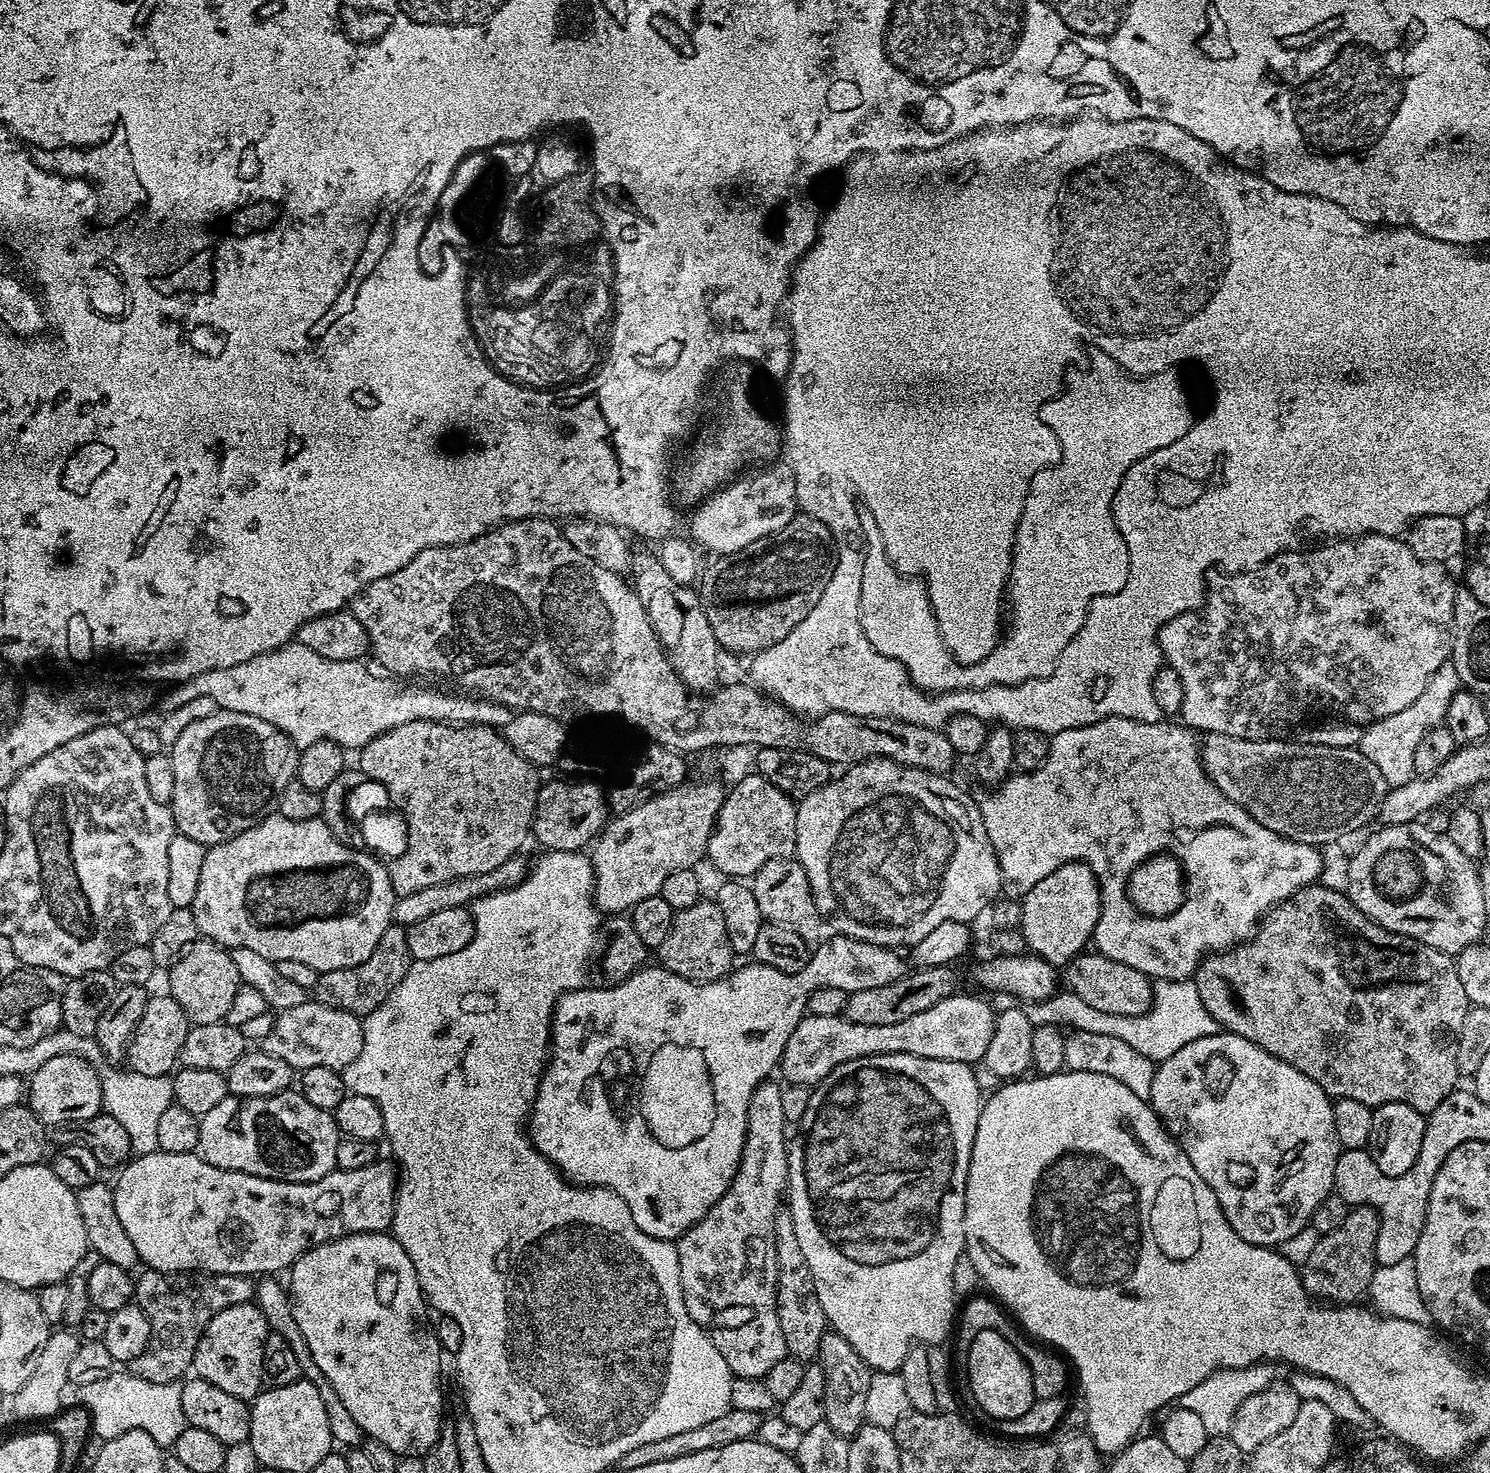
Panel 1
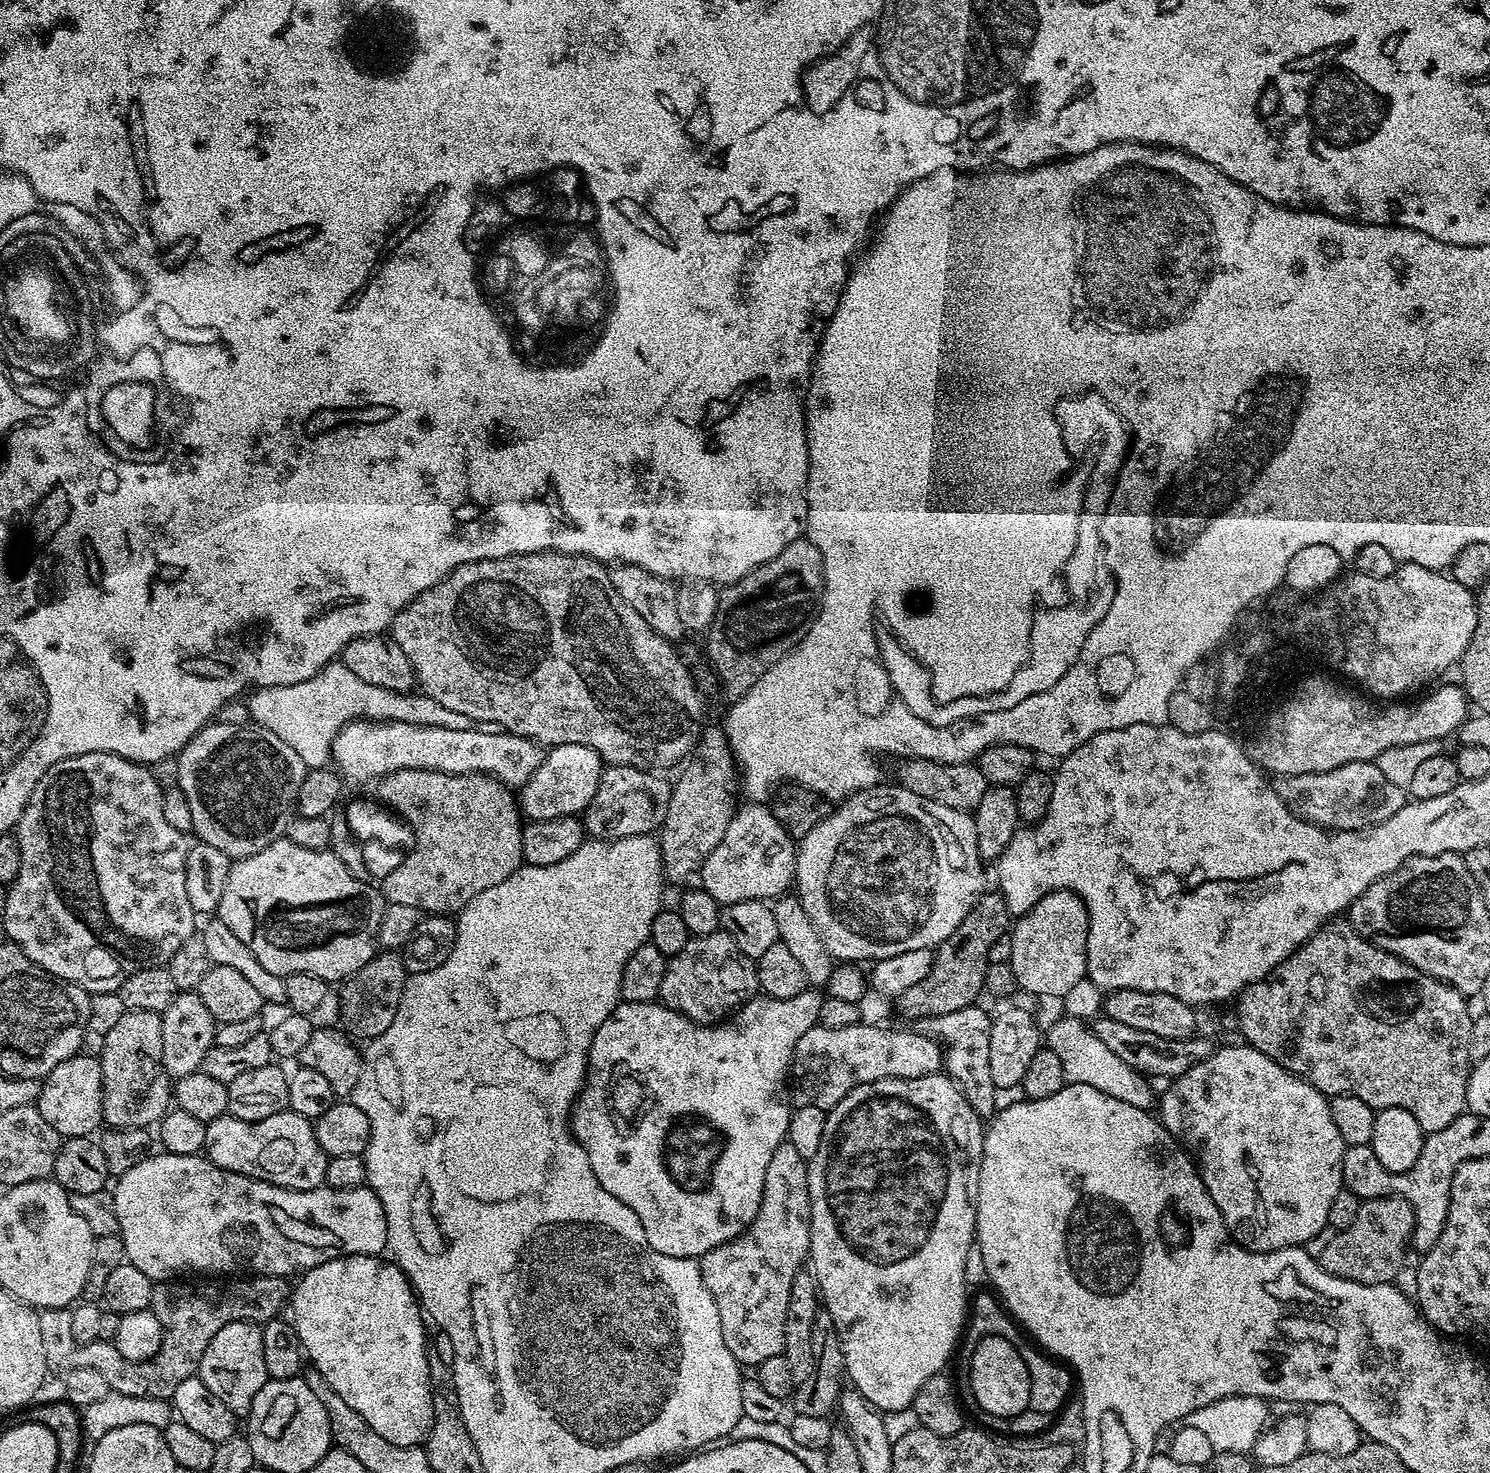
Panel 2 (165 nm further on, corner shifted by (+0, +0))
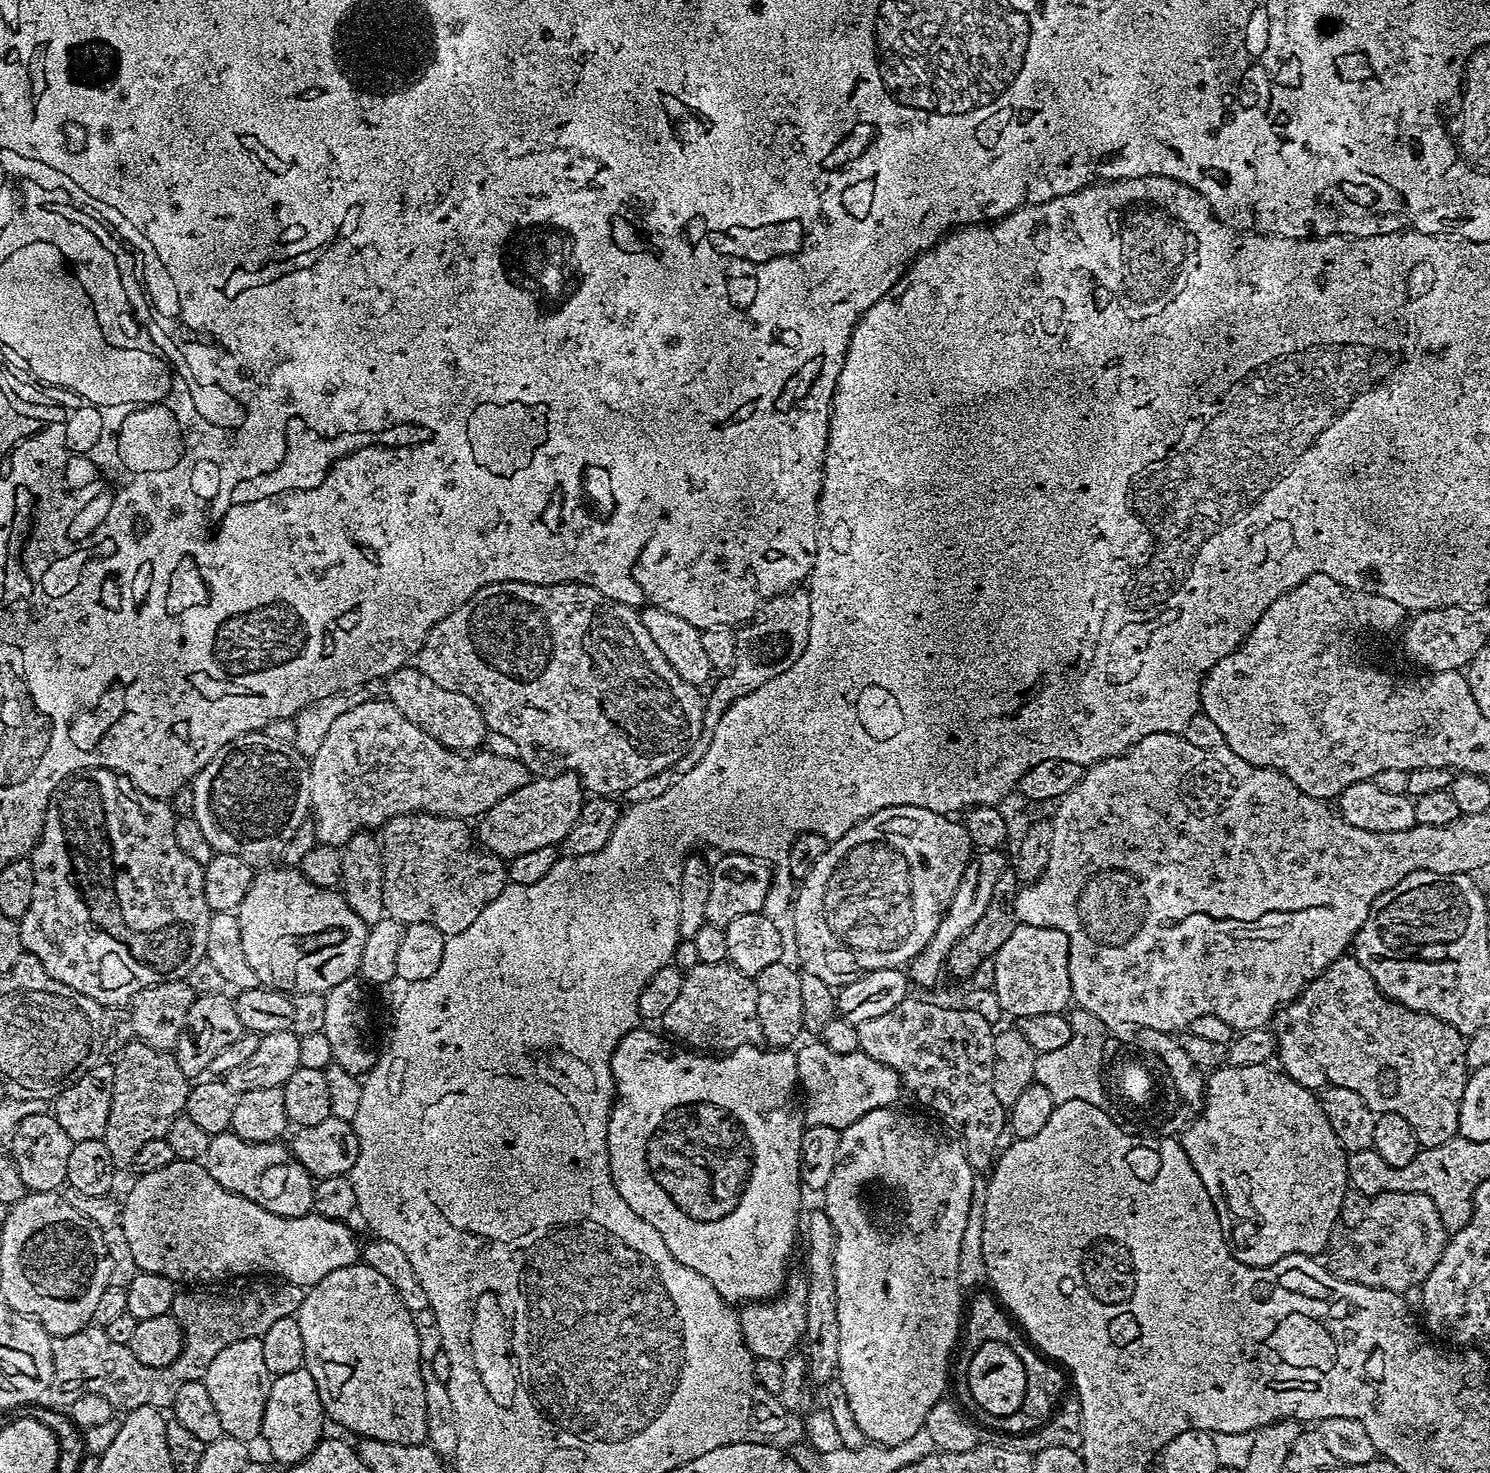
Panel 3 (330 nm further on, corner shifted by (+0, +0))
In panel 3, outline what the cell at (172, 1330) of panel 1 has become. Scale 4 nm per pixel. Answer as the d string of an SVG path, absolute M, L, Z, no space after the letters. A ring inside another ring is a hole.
M228 1278L223 1282L208 1282L203 1286L188 1286L185 1290L177 1291L170 1315L180 1324L184 1335L184 1345L178 1354L178 1358L170 1366L165 1368L151 1368L142 1366L138 1358L128 1349L127 1344L112 1344L104 1333L103 1327L89 1326L81 1332L75 1332L69 1336L52 1337L52 1379L58 1385L61 1384L71 1394L89 1392L100 1395L106 1402L112 1404L113 1409L127 1410L150 1406L157 1410L164 1410L171 1405L178 1386L182 1386L191 1380L199 1380L203 1377L208 1364L230 1342L238 1342L242 1338L251 1336L261 1337L266 1330L273 1326L280 1318L295 1317L296 1311L302 1306L305 1289L299 1288L289 1280L279 1278L260 1278L264 1280L248 1280L252 1278Z

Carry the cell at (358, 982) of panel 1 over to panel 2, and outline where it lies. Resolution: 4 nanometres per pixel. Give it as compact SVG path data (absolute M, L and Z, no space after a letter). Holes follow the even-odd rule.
M382 950L376 953L362 970L356 971L339 987L338 1016L341 1031L351 1039L362 1039L362 1042L381 1036L394 1020L407 977L404 959L397 951Z

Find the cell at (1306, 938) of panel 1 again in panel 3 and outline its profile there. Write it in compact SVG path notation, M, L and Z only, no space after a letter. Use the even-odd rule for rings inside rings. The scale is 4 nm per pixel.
M1355 955L1337 956L1336 961L1330 966L1326 966L1326 970L1322 975L1315 976L1295 1000L1291 1000L1289 1004L1281 1006L1276 1011L1276 1015L1270 1021L1270 1027L1276 1036L1275 1055L1278 1057L1278 1061L1280 1060L1281 1065L1279 1064L1279 1067L1284 1075L1289 1076L1294 1082L1298 1082L1303 1088L1323 1090L1329 1086L1342 1086L1346 1090L1354 1090L1354 1094L1362 1097L1366 1102L1366 1106L1370 1106L1372 1112L1377 1114L1381 1112L1402 1114L1402 1118L1406 1118L1406 1122L1410 1122L1421 1149L1442 1146L1443 1143L1450 1142L1451 1139L1458 1136L1460 1131L1460 1123L1458 1122L1460 1103L1470 1075L1470 1069L1467 1064L1465 1033L1460 1032L1454 1026L1450 1026L1442 1018L1431 1016L1425 1012L1415 1012L1384 995L1384 991L1377 986L1375 978L1370 974L1370 970L1366 970L1366 966L1362 966L1362 962L1358 962Z

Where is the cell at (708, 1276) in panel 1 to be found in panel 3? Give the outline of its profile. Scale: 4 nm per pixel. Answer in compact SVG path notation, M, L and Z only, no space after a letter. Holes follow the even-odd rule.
M803 1271L794 1272L787 1277L784 1291L780 1295L763 1302L745 1303L739 1309L740 1333L755 1359L782 1361L801 1347L806 1330L806 1278Z

